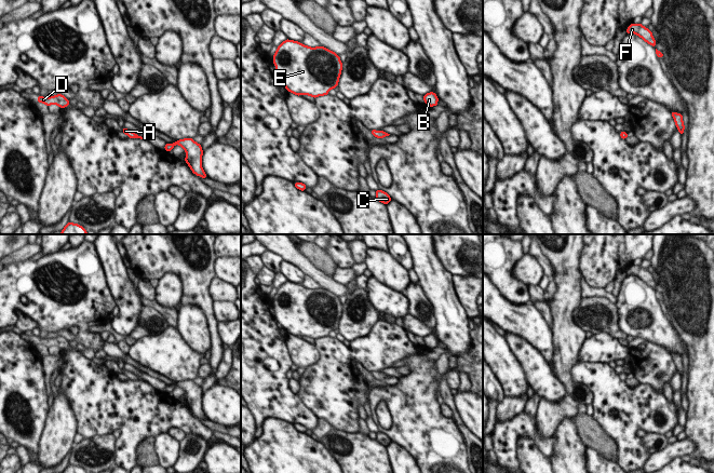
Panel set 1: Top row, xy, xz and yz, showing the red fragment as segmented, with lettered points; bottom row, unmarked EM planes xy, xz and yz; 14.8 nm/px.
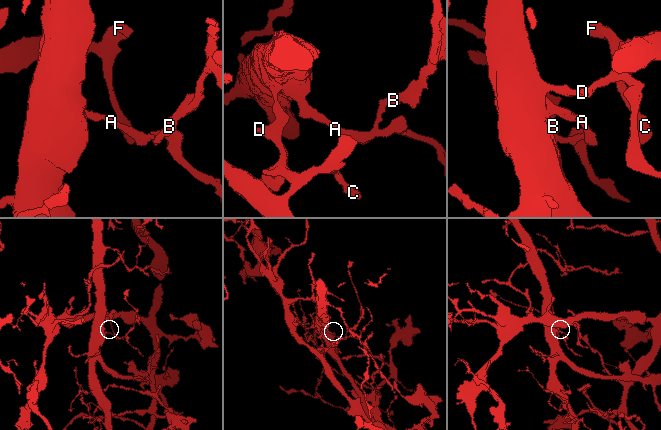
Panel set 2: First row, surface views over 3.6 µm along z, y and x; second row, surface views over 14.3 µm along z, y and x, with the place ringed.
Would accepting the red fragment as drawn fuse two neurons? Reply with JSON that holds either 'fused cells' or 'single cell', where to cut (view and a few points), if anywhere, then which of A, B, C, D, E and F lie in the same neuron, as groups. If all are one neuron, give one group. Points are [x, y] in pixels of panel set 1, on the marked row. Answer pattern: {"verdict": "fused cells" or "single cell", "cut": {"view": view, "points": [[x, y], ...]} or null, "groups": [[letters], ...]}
{"verdict": "single cell", "cut": null, "groups": [["A", "B", "C", "D", "E", "F"]]}

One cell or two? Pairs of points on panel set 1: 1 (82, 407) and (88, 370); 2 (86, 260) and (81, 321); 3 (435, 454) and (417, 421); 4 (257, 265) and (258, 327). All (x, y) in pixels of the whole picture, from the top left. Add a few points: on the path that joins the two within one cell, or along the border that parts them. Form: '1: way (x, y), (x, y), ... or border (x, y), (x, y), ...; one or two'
1: way (85, 399), (85, 379); one
2: way (86, 275), (89, 289), (83, 300), (83, 306); one
3: way (435, 446), (435, 443), (423, 429); one
4: border (252, 269), (256, 274); two

